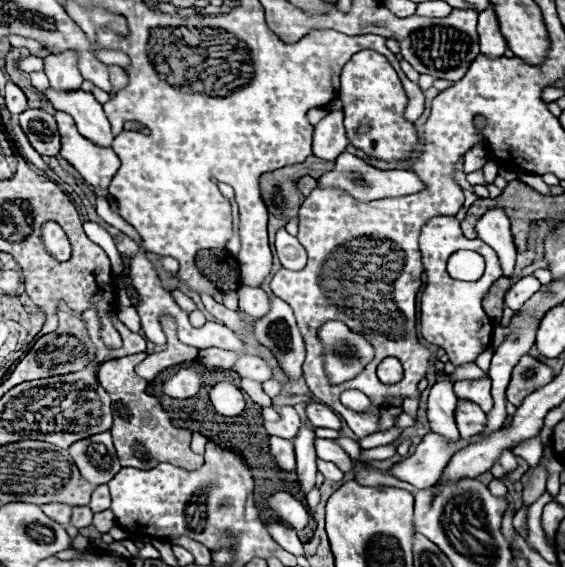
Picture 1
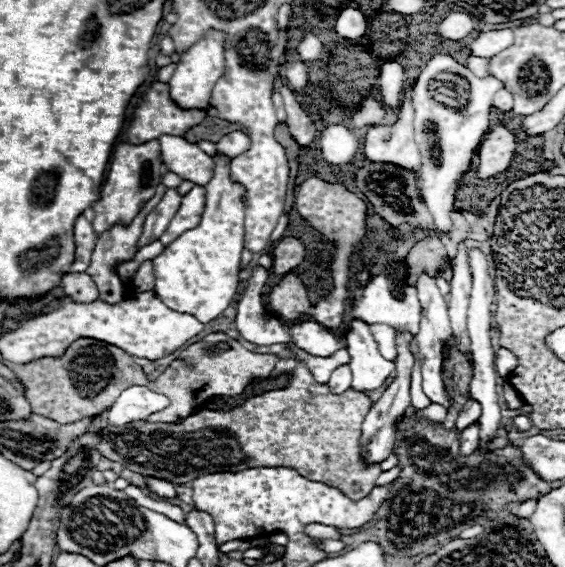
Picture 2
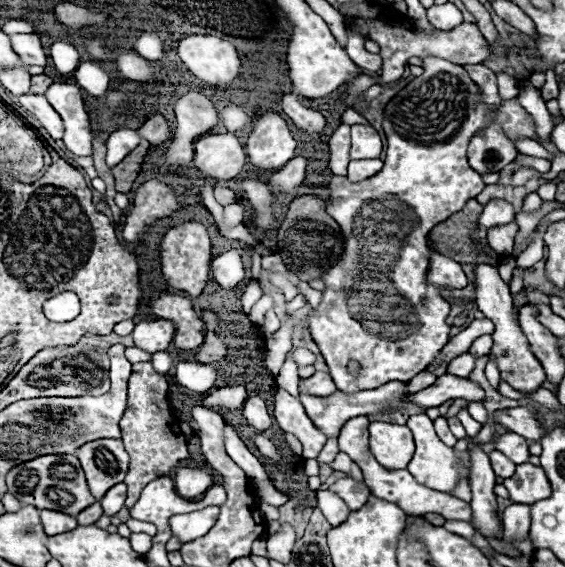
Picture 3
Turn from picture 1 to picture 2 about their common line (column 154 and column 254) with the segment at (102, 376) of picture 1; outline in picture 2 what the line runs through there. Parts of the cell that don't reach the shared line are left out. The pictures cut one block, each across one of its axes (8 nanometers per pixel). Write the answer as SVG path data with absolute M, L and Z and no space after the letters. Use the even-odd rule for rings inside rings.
M296 358L280 360L272 376L282 372L294 374L288 388L254 396L230 412L200 410L182 424L130 422L124 426L108 426L102 432L98 452L132 472L166 478L174 484L184 484L210 472L286 466L310 480L326 482L354 500L364 498L382 472L378 464L366 464L358 442L362 422L374 402L354 390L330 394L328 386L318 384Z

